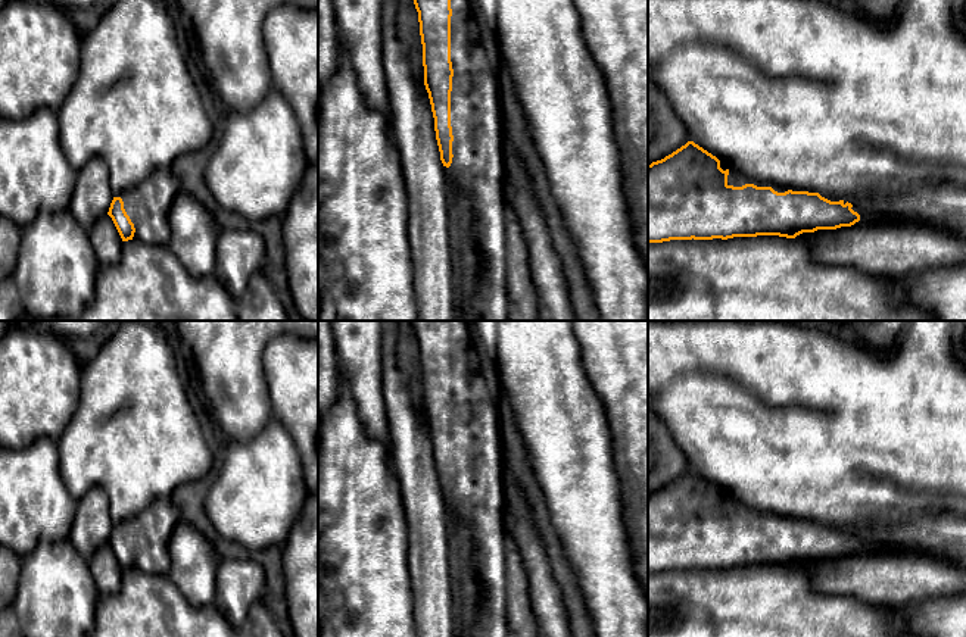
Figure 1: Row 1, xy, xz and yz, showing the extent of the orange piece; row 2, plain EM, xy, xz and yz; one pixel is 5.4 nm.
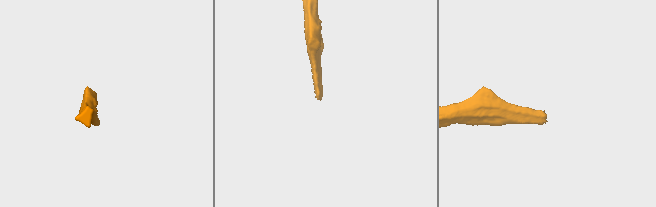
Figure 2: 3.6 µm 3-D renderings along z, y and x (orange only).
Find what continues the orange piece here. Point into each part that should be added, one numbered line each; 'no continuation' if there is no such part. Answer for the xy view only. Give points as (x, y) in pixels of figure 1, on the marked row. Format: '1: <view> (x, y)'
1: xy (147, 205)

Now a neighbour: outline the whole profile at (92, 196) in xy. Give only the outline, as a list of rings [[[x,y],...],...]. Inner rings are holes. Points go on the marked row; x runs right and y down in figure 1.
[[[93,157],[78,171],[68,209],[88,231],[99,218],[107,215],[112,200],[107,165],[103,159]]]

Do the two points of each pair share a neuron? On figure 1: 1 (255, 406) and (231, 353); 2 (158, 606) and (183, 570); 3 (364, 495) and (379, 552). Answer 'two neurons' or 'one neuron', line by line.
1: one neuron
2: two neurons
3: one neuron

